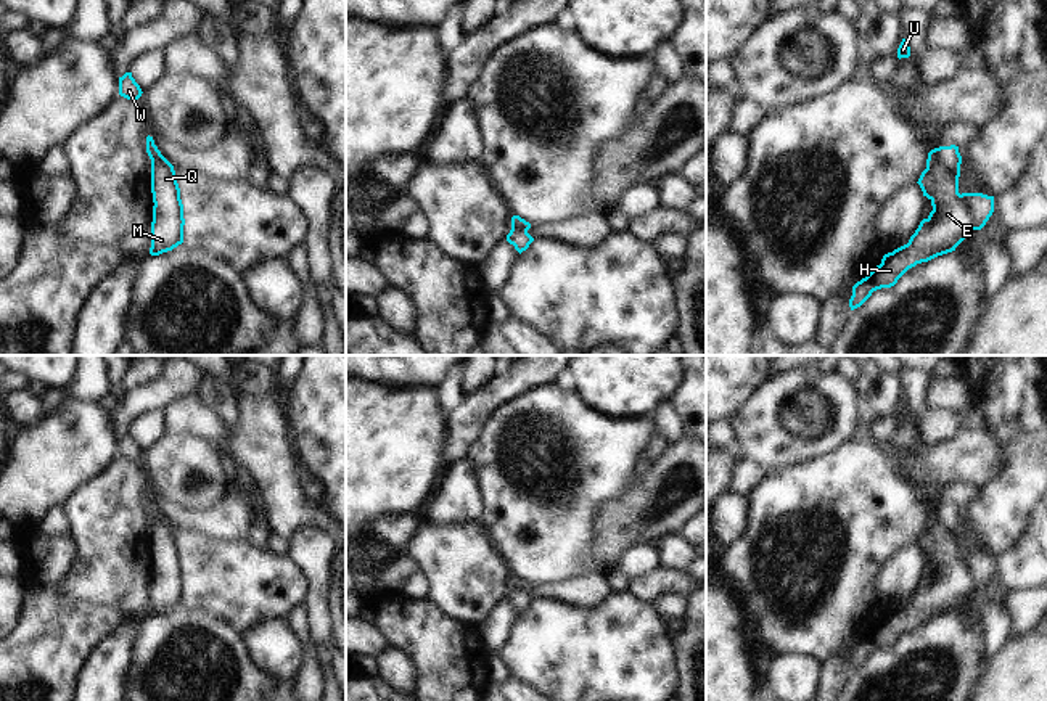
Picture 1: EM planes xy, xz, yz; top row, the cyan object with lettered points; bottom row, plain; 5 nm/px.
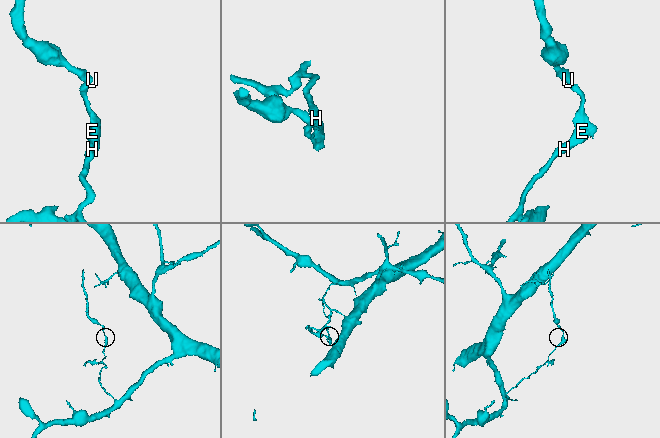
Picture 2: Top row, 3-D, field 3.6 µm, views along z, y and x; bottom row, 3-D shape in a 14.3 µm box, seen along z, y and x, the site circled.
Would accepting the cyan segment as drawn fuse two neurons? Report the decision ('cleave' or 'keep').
cleave

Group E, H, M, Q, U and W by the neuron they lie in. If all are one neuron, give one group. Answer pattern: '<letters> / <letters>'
E H M Q / U W

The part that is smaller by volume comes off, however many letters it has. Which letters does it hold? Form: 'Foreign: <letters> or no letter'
Foreign: U, W

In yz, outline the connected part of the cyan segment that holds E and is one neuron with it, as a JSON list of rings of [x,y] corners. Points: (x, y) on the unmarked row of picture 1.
[[[936,510],[928,513],[926,529],[917,543],[931,561],[933,571],[907,605],[885,614],[881,624],[852,646],[851,670],[860,667],[873,651],[894,646],[917,624],[955,611],[973,592],[973,579],[959,553],[959,540],[942,526]]]

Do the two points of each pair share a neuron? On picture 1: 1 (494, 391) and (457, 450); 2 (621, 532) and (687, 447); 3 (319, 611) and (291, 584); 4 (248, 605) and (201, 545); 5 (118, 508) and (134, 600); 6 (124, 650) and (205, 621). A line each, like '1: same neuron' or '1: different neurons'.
1: same neuron
2: same neuron
3: different neurons
4: same neuron
5: same neuron
6: different neurons

